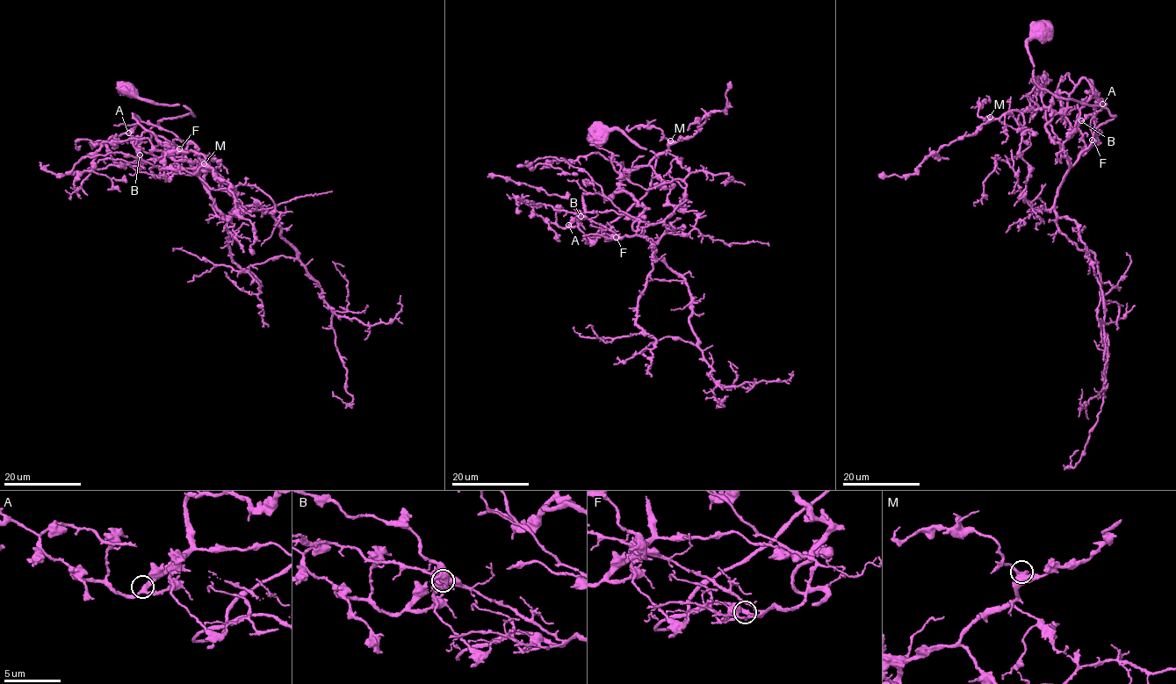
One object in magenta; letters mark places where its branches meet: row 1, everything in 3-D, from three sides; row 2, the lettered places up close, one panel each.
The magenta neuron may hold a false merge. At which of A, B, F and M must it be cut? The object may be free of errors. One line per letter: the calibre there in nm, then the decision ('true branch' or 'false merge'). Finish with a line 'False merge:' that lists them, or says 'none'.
A: 240 nm | true branch
B: 460 nm | true branch
F: 240 nm | true branch
M: 480 nm | true branch
False merge: none

